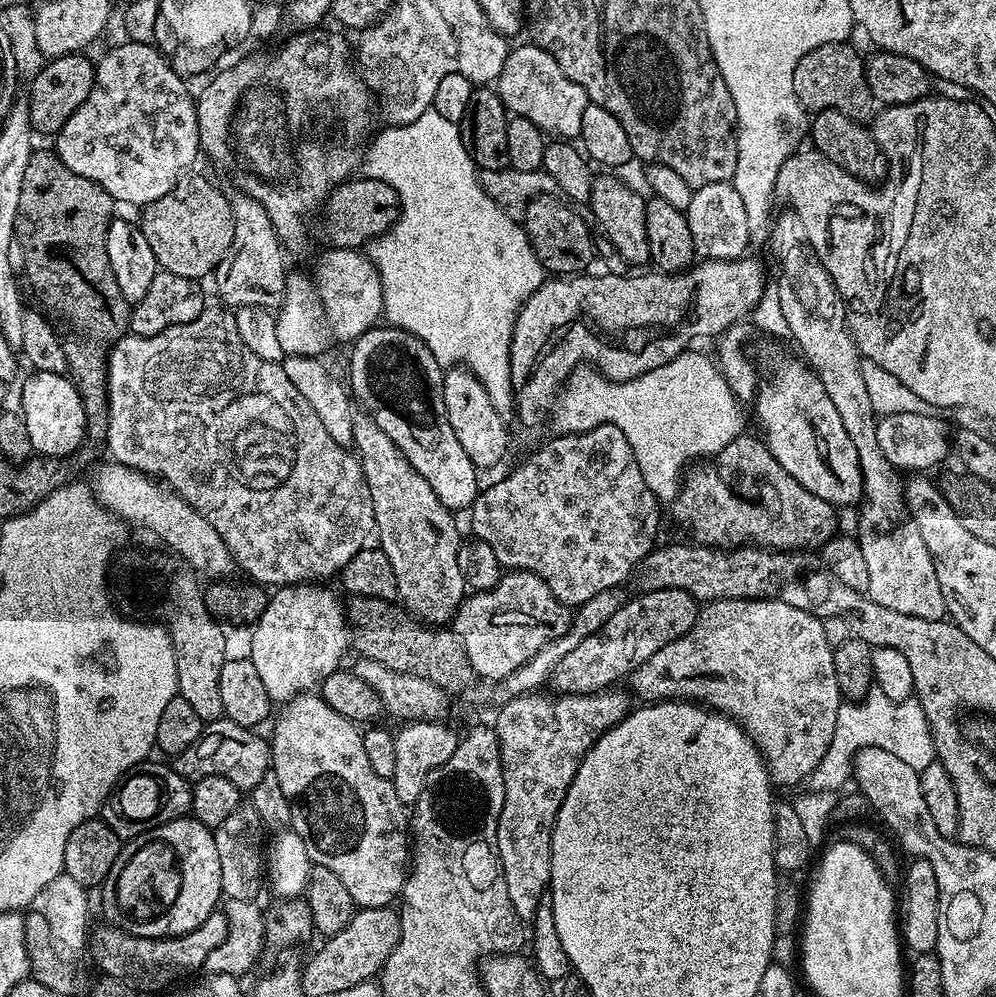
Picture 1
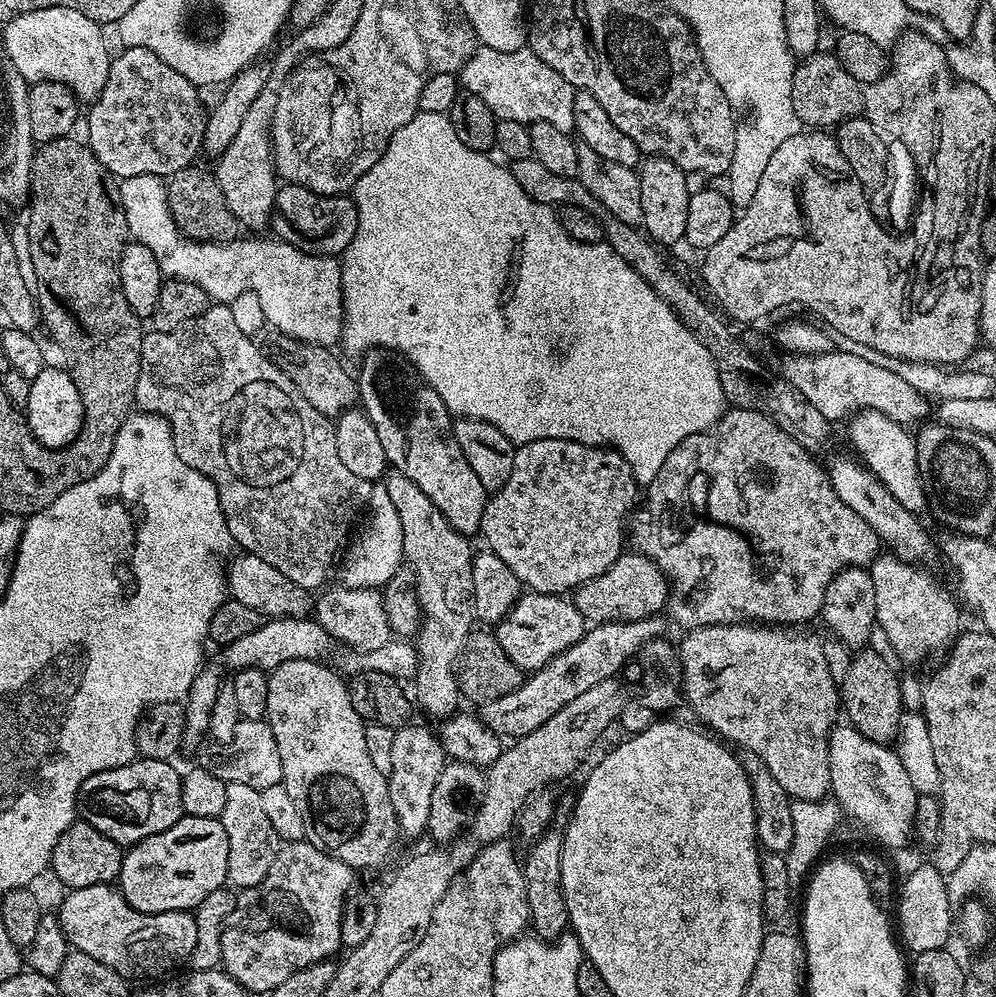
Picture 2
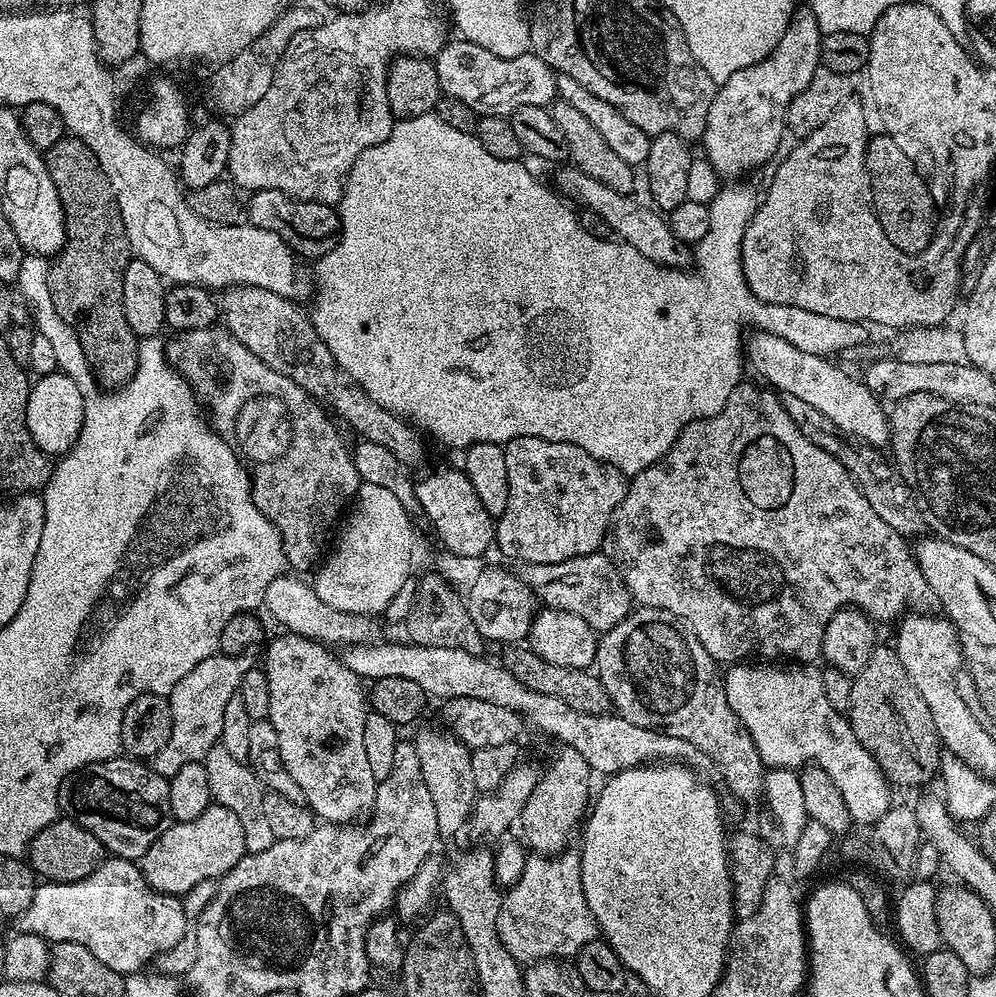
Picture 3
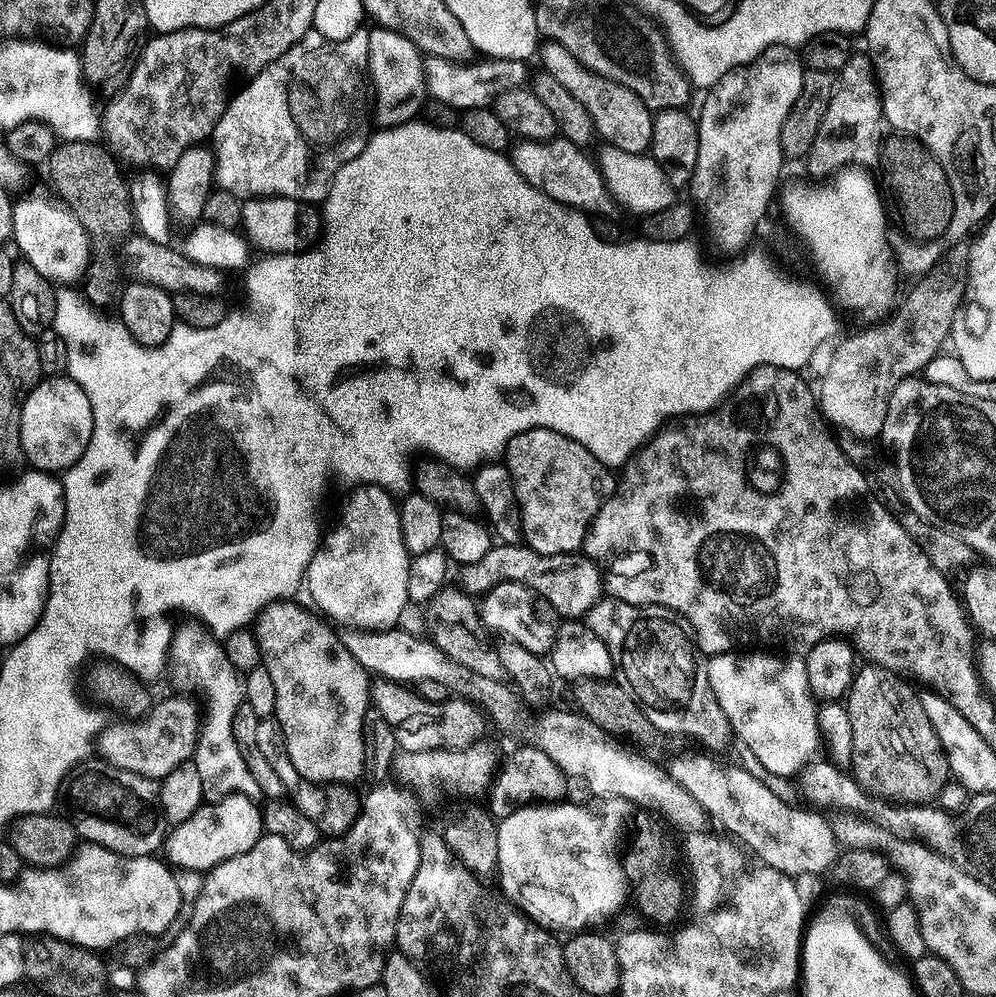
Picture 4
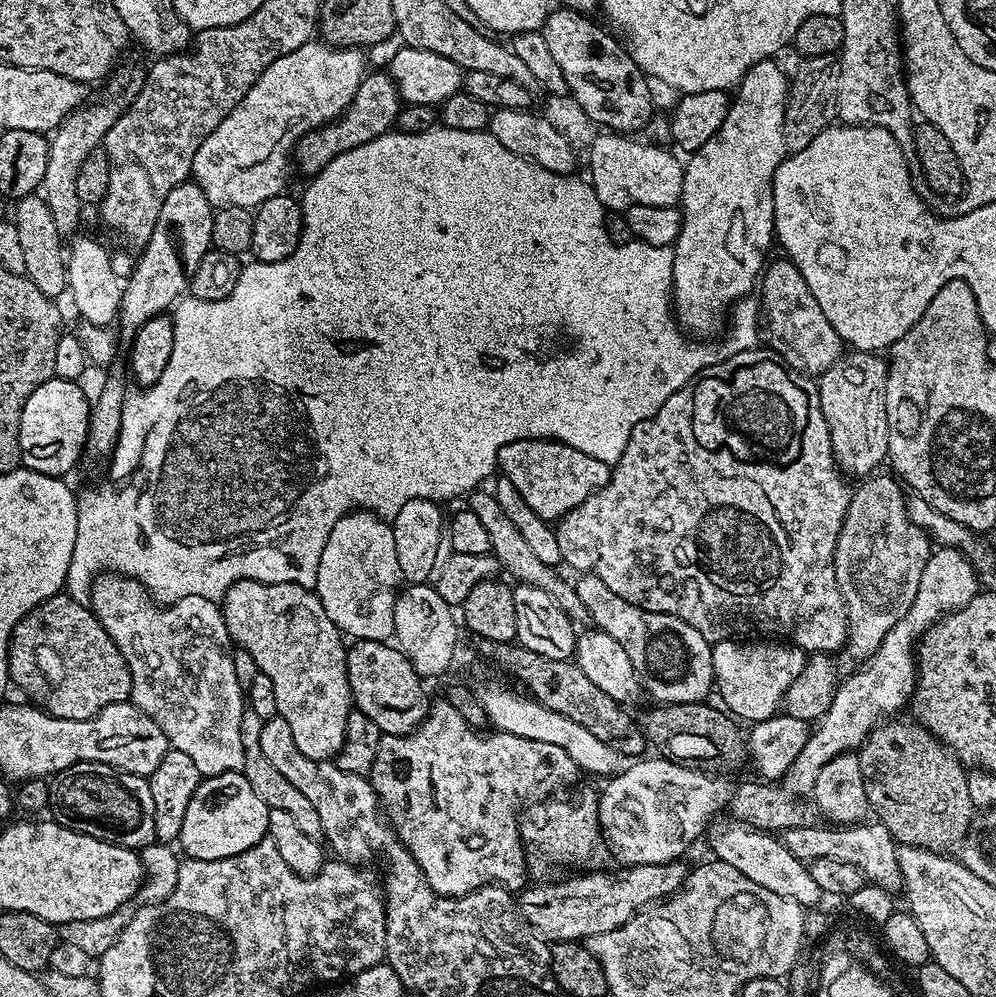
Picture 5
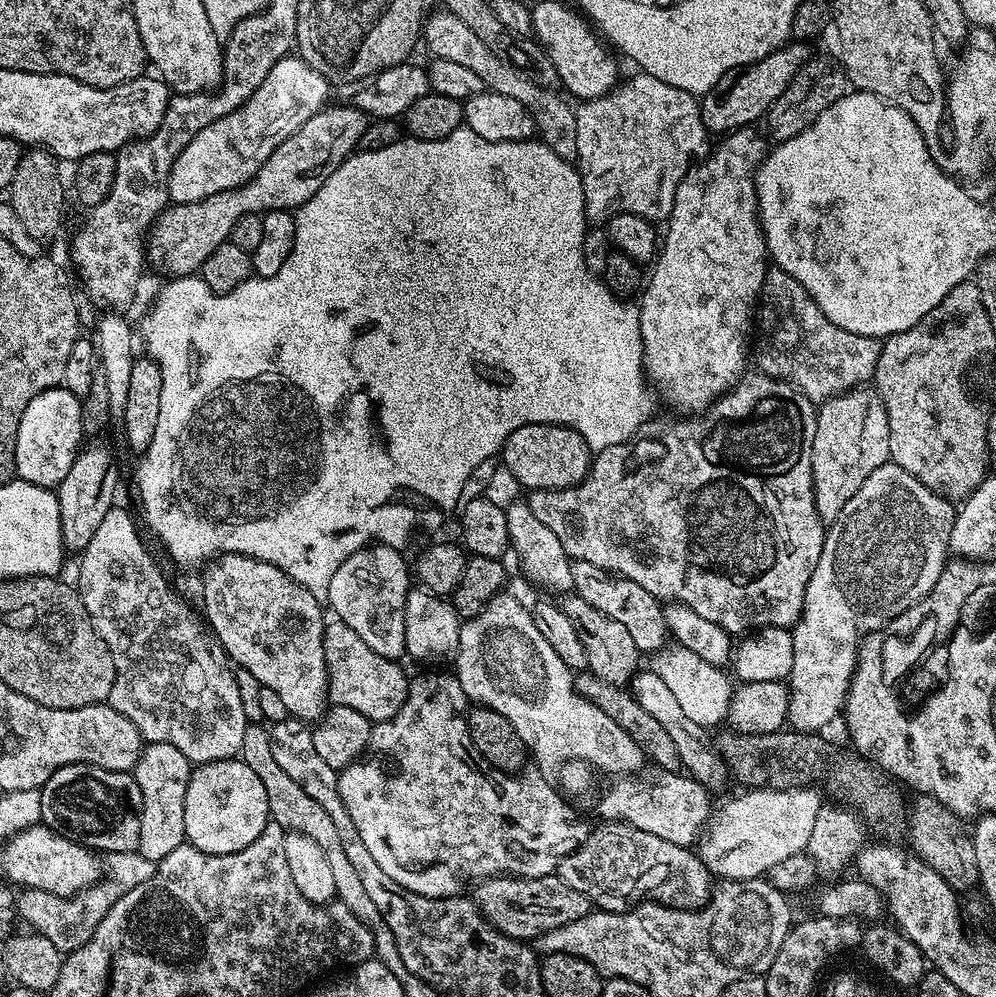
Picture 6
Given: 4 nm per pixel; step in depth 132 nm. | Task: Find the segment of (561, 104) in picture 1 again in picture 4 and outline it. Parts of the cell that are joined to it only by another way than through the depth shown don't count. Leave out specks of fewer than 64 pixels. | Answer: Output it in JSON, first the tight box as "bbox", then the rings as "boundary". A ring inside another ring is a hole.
{"bbox":[424,56,529,110],"boundary":[[[428,56],[424,61],[424,81],[428,87],[428,96],[457,110],[487,108],[498,94],[505,92],[507,88],[521,87],[529,79],[529,65],[525,61],[480,59],[482,60],[461,62]]]}

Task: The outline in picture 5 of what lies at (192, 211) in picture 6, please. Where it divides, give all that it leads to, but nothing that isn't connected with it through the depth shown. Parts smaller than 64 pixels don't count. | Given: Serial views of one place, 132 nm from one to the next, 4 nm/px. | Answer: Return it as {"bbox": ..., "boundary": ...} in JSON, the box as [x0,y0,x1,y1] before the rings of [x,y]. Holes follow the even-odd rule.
{"bbox":[294,71,401,177],"boundary":[[[369,71],[365,75],[364,81],[358,86],[350,106],[341,116],[333,120],[332,123],[325,124],[323,128],[315,128],[312,132],[307,132],[302,139],[296,141],[294,149],[295,167],[297,164],[305,172],[305,177],[315,176],[338,154],[342,154],[346,150],[354,150],[374,138],[393,131],[401,107],[400,92],[387,71]]]}

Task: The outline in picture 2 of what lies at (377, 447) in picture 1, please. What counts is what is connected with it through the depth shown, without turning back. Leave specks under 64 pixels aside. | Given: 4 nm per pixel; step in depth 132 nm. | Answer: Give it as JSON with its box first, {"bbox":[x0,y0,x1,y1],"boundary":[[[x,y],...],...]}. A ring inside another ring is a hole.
{"bbox":[382,470,474,722],"boundary":[[[392,470],[387,473],[382,486],[386,494],[390,494],[390,502],[394,502],[394,510],[402,522],[404,558],[412,574],[416,600],[420,603],[420,627],[416,629],[414,637],[414,700],[419,711],[421,708],[436,722],[443,722],[462,704],[454,665],[469,632],[474,628],[471,588],[474,548],[468,545],[469,537],[454,530],[454,526],[446,522],[442,510],[438,510],[438,506],[434,506],[434,502],[430,502],[430,498],[426,498],[426,494],[422,494],[422,490],[410,482],[410,478]]]}

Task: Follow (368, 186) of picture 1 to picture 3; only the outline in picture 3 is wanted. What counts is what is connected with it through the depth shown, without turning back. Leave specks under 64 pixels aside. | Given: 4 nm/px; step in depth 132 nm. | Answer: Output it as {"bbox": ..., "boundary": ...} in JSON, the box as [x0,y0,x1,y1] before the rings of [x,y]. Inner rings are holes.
{"bbox":[246,190,340,262],"boundary":[[[282,190],[251,193],[246,200],[246,220],[255,228],[278,234],[297,257],[309,256],[312,262],[334,250],[340,240],[340,213],[333,205],[299,200],[290,194],[282,194]]]}

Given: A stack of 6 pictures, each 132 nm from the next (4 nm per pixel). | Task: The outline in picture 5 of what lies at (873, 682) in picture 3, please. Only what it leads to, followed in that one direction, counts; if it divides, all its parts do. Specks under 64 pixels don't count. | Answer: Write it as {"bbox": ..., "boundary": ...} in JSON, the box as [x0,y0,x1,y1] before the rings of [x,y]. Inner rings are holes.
{"bbox":[857,720,975,853],"boundary":[[[896,720],[875,726],[857,756],[869,809],[899,845],[943,853],[949,844],[957,845],[965,836],[975,807],[970,798],[967,771],[920,724],[914,720]]]}

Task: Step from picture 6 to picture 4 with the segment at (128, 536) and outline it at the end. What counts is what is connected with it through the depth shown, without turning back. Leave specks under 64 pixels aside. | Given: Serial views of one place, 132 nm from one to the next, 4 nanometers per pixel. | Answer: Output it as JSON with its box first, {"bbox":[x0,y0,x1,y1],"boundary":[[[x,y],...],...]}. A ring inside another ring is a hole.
{"bbox":[170,623,259,798],"boundary":[[[192,623],[196,624],[184,624],[181,628],[179,625],[173,631],[170,649],[170,672],[172,668],[173,678],[185,688],[185,693],[201,692],[204,695],[199,735],[191,763],[198,766],[198,775],[209,797],[219,798],[229,794],[259,797],[258,782],[254,782],[253,775],[247,769],[234,736],[234,714],[244,703],[241,673],[231,665],[223,643],[203,623]]]}

